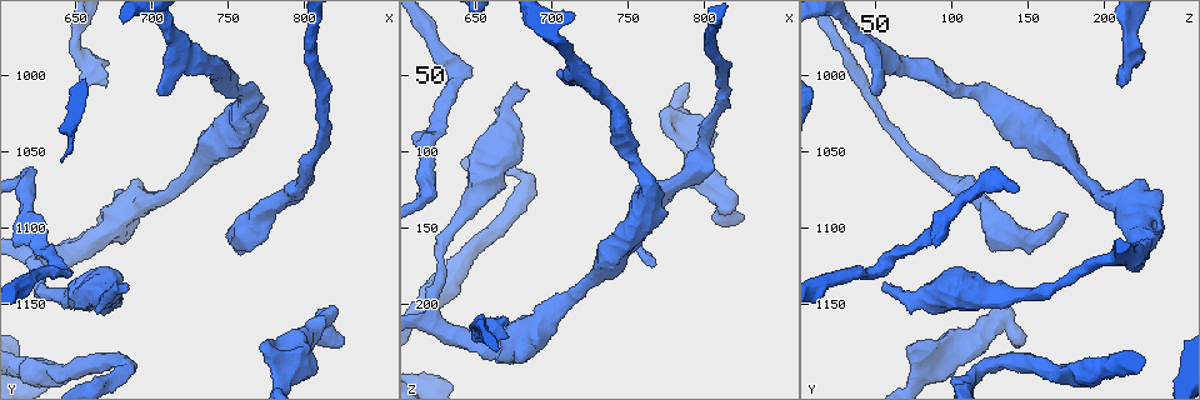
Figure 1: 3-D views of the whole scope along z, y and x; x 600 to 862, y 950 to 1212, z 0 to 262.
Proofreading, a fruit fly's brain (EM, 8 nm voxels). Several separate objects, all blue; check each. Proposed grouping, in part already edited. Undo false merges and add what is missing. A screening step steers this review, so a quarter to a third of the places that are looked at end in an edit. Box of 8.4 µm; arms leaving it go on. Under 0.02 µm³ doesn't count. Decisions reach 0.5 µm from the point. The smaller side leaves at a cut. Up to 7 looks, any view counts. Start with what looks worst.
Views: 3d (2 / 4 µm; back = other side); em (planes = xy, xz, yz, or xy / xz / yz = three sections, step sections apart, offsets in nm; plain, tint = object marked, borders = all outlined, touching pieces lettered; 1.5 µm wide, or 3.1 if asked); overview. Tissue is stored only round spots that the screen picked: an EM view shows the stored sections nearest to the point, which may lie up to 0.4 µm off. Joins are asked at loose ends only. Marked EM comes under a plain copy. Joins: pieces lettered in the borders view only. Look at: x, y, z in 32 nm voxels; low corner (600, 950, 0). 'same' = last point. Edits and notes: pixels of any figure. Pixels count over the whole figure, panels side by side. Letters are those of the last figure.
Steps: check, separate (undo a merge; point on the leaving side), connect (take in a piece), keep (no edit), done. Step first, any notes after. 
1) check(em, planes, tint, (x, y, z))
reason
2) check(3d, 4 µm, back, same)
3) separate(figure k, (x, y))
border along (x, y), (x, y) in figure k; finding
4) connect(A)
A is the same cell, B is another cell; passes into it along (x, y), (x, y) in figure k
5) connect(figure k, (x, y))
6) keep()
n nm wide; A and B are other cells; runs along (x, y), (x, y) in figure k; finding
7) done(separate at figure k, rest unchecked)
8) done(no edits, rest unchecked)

check(em, planes, borders, (678, 1136, 56))
an open end

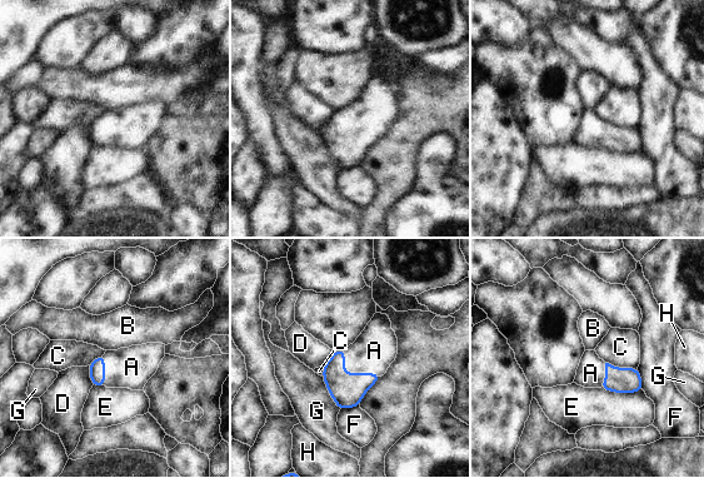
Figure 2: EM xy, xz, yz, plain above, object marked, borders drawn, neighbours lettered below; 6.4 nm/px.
connect(A)
A is the same cell, B, C, D, E, F, G and H are other cells; passes into it along (346, 389), (353, 373), (374, 350) in figure 2; it goes on there

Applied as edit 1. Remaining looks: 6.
check(overview)
redraw

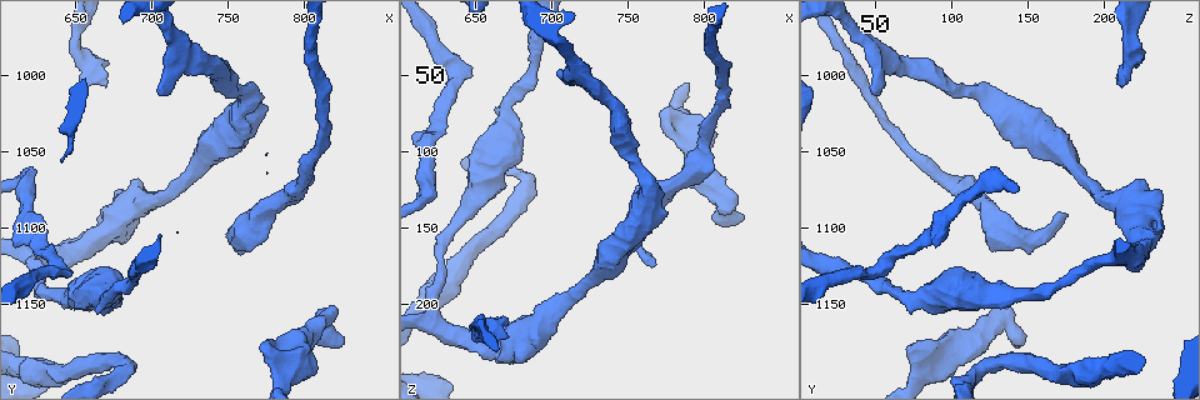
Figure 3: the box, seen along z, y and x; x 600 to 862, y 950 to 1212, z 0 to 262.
check(3d, 4 µm, (824, 1178, 140))
free end

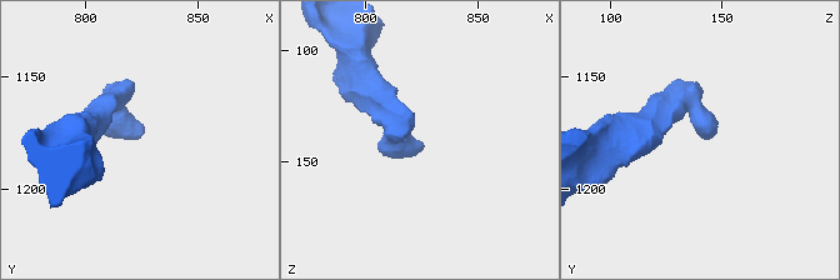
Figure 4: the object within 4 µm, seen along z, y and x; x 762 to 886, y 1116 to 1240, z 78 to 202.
check(em, planes, borders, (823, 1176, 142))
need the tissue

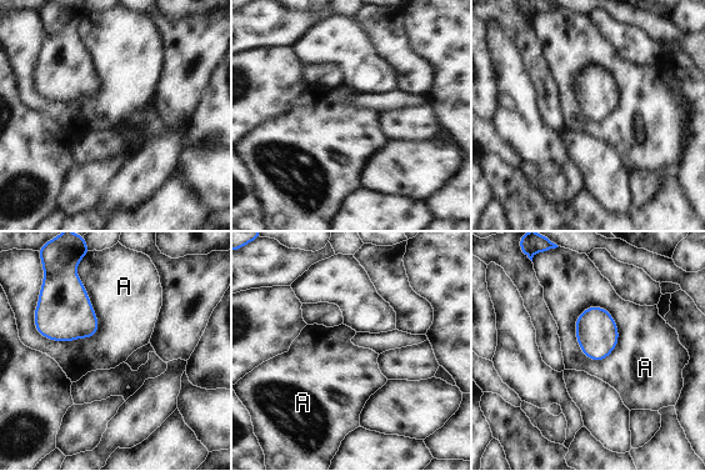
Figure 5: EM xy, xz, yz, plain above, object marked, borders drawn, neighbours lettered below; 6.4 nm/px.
keep()
280 nm wide; A is another cell; border along (594, 305), (618, 330), (601, 361) in figure 5; none of them fits

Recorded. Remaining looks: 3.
check(em, xz, step 4, tint, (768, 1092, 174))
branch stops here

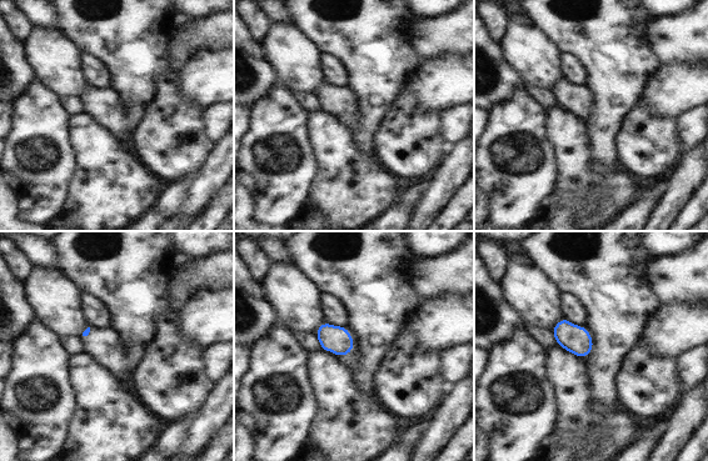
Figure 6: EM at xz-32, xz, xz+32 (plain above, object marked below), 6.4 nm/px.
check(em, planes, borders, same)

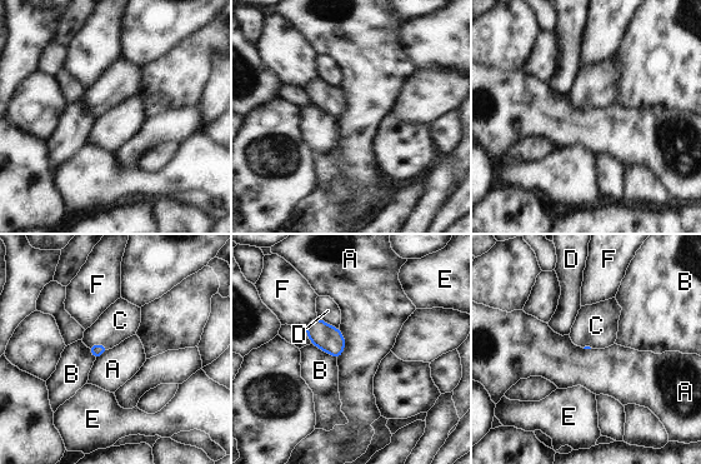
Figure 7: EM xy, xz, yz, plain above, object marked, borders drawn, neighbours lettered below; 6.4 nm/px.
connect(C)
C is the same cell, A, B, D, E and F are other cells; the cell continues

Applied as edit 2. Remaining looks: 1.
done(connect at figure 2, connect at figure 7, rest unchecked)

